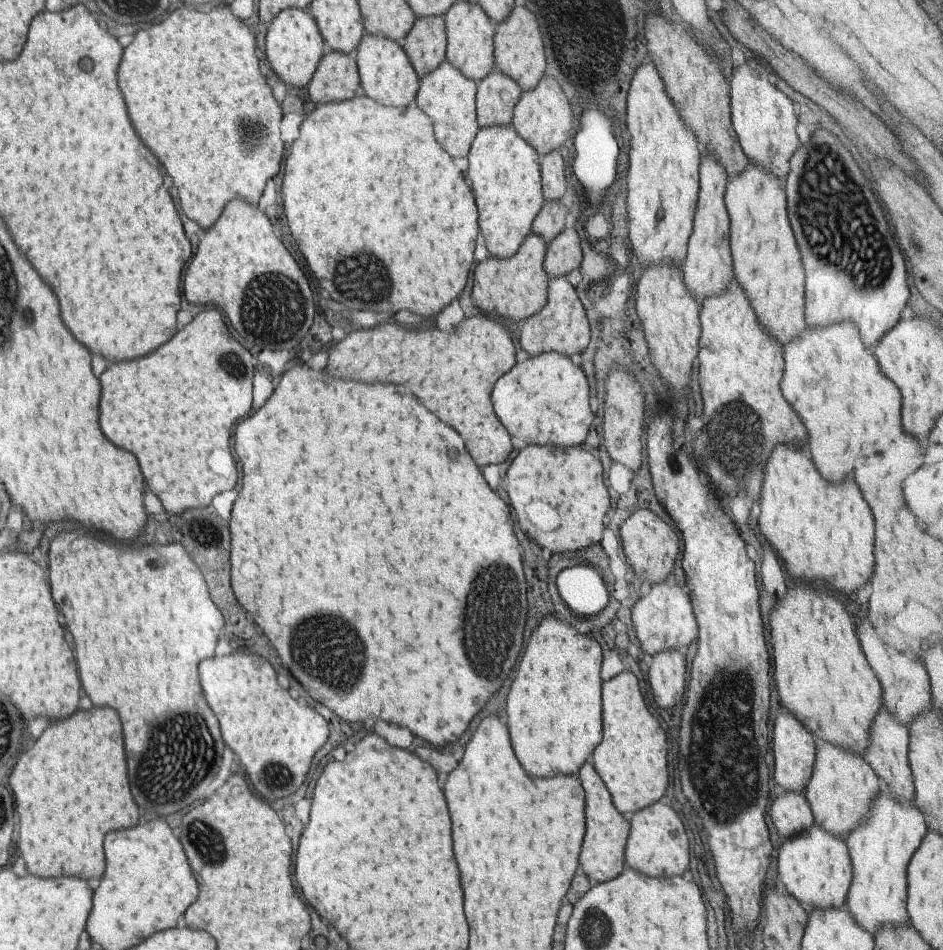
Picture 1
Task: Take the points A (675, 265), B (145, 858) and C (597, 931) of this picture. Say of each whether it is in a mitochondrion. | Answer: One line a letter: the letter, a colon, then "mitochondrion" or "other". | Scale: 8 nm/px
A: other
B: other
C: mitochondrion

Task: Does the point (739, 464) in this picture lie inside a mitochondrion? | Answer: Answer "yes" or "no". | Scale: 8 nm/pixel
yes

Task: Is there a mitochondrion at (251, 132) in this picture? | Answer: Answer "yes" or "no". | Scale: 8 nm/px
yes

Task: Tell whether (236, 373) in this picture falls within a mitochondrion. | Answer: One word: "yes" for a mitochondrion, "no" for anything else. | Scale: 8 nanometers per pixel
yes

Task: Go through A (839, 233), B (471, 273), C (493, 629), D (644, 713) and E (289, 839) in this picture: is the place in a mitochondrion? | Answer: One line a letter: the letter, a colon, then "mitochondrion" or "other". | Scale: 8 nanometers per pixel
A: mitochondrion
B: other
C: mitochondrion
D: other
E: other

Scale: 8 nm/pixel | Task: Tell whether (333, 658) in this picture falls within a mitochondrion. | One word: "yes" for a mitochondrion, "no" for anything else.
yes

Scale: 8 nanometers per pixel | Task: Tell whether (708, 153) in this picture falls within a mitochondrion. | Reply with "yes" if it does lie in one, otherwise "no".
no

